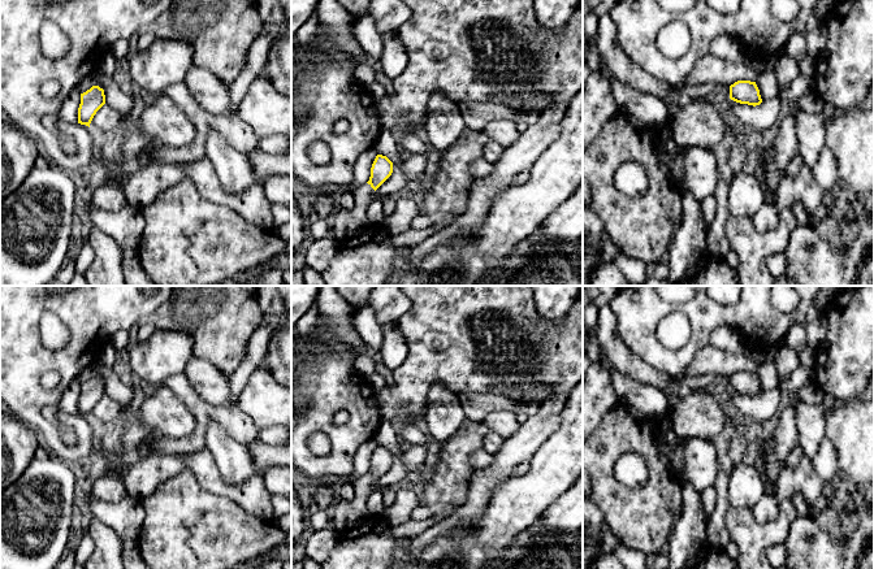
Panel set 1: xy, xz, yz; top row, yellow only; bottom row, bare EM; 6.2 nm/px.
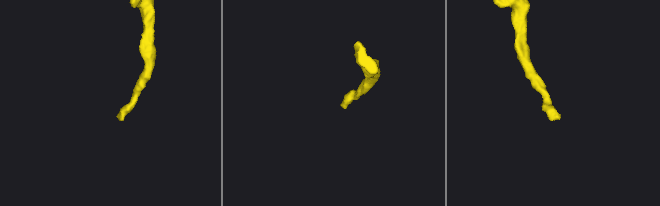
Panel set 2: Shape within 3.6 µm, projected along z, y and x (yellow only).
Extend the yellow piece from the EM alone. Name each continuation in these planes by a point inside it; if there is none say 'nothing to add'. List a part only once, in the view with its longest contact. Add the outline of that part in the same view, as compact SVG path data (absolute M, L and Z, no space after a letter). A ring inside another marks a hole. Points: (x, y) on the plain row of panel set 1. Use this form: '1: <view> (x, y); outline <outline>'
1: xz (346, 516); outline M363 474L354 482L355 498L351 501L338 500L332 511L332 525L341 534L346 537L363 521L365 521L371 513L367 508L369 495L377 490L375 481L368 474Z

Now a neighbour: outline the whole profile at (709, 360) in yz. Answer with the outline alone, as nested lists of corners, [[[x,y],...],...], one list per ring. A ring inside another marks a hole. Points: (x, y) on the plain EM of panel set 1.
[[[708,344],[696,353],[693,361],[682,375],[698,377],[714,374],[731,377],[737,372],[756,373],[757,368],[758,364],[749,356],[724,352]]]

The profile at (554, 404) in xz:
[[[555,394],[546,398],[540,405],[538,416],[545,418],[561,413],[566,405],[568,396],[570,394]]]

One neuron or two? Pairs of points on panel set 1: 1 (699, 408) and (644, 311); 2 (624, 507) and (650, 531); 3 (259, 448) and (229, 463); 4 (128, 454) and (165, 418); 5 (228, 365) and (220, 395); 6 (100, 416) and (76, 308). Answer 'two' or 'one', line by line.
1: two
2: one
3: two
4: one
5: two
6: two

